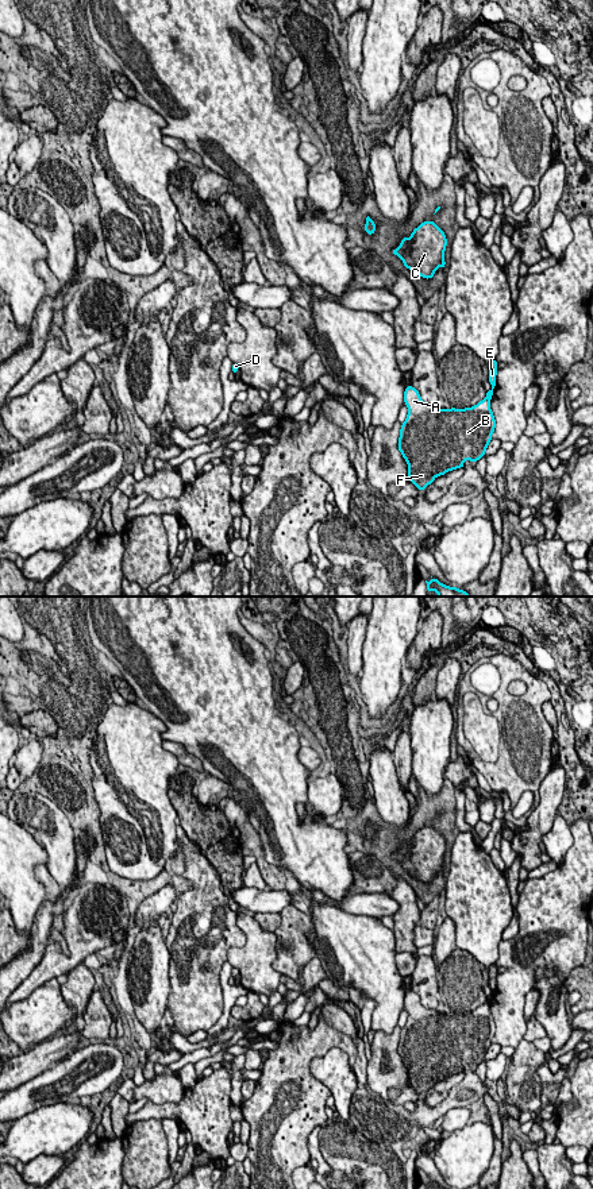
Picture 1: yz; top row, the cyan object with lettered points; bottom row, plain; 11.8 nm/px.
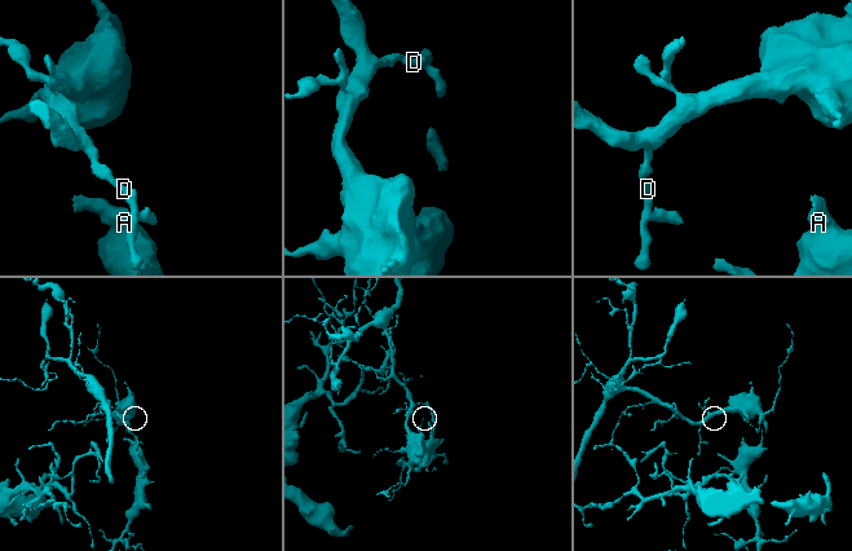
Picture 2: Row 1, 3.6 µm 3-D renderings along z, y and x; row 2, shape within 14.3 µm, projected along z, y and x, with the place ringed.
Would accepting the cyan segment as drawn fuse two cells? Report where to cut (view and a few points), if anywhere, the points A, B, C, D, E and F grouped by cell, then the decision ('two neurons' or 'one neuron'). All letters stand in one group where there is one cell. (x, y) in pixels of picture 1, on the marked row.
cut in yz along (486, 396), (491, 397); A B F / C D E; two neurons

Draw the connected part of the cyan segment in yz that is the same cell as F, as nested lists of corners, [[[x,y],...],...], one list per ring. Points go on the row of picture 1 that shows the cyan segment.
[[[413,386],[405,387],[404,404],[408,414],[401,424],[397,447],[408,464],[409,480],[420,491],[424,491],[436,476],[465,467],[465,460],[478,462],[485,455],[496,428],[490,399],[492,397],[486,397],[471,408],[446,410],[426,404]]]

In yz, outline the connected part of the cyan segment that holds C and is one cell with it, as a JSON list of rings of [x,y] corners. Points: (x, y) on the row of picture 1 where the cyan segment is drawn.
[[[424,221],[412,231],[407,239],[403,238],[400,246],[392,250],[404,266],[415,274],[430,279],[439,267],[446,267],[444,251],[447,239],[435,221]]]

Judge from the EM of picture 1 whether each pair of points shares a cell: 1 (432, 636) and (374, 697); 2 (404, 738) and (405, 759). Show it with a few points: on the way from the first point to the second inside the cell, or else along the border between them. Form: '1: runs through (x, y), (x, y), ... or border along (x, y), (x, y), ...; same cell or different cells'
1: border along (418, 632), (407, 653); different cells
2: runs through (404, 744), (404, 753); same cell

